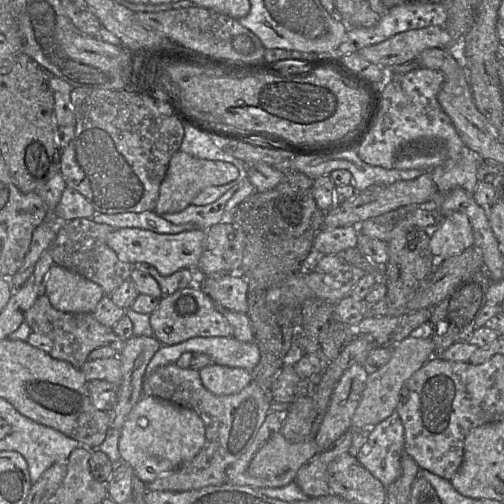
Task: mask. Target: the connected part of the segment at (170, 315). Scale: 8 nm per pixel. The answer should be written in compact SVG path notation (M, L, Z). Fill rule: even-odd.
M196 283L160 299L158 307L149 314L154 336L163 345L174 345L193 337L232 337L234 331L213 299Z

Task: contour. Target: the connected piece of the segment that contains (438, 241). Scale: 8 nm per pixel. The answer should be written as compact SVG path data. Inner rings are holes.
M454 212L442 218L439 228L430 238L430 249L437 261L461 254L474 246L474 235L471 223L466 214Z

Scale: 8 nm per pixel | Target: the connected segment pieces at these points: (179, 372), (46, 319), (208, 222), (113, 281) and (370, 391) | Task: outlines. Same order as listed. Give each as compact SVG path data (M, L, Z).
M176 363L161 366L148 378L144 377L142 395L155 396L189 408L201 417L205 425L205 444L200 452L188 463L148 483L148 490L155 491L184 492L228 483L227 468L247 451L271 410L271 397L269 393L264 391L254 380L236 394L215 395L203 385L199 371L191 368L180 368Z
M40 295L25 314L25 321L32 332L48 336L53 347L50 355L58 360L67 361L75 367L81 368L88 361L89 354L98 347L111 347L118 353L125 347L122 340L112 328L101 324L92 313L67 313L55 309L44 295Z
M230 188L220 198L213 203L196 206L190 204L183 211L173 214L161 215L168 222L179 225L193 223L198 226L199 230L207 231L212 225L227 222L226 221L226 203L236 192L235 188Z
M76 218L57 225L56 236L47 250L54 264L62 266L70 271L100 285L109 296L125 280L130 279L134 265L121 261L114 250L107 244L107 236L115 228L107 224L96 223L89 218Z
M409 336L394 345L390 360L369 374L360 404L351 420L351 429L370 429L395 412L405 382L435 355L435 344L431 338Z

